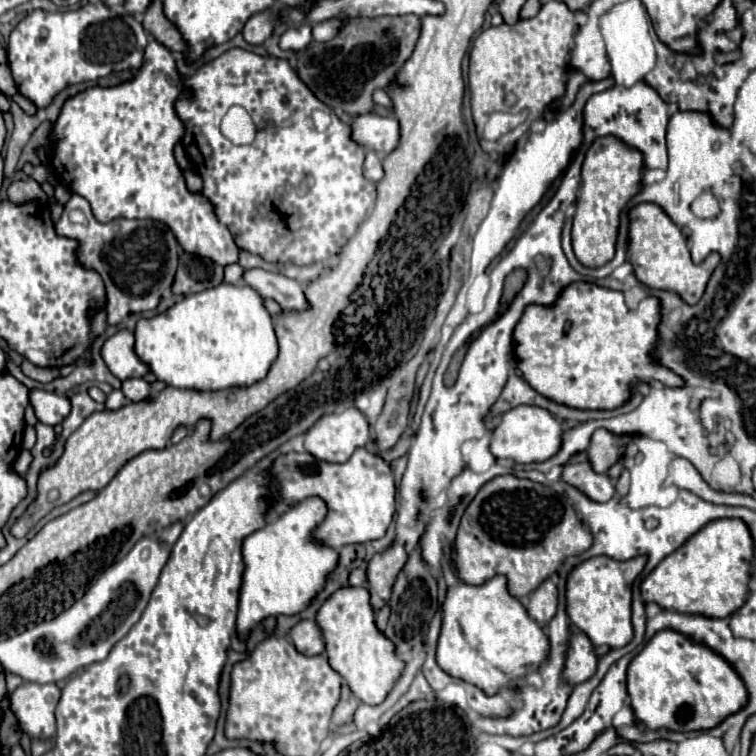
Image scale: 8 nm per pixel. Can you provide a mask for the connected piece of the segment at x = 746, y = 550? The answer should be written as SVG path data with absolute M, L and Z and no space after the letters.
M717 519L707 523L679 549L667 555L641 581L639 591L645 603L657 603L661 609L715 619L727 617L741 609L747 599L751 557L753 541L745 523L739 519Z

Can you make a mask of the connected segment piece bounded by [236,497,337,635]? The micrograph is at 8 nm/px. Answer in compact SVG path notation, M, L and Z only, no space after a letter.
M309 497L283 515L269 519L267 525L243 541L245 575L239 597L236 628L241 635L249 633L269 615L295 615L323 589L325 575L335 569L337 551L311 539L311 531L323 521L327 507L321 499Z

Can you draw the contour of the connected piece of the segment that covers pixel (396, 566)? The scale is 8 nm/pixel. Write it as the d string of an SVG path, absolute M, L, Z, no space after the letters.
M397 543L391 545L389 549L385 549L383 553L377 553L369 561L367 581L369 581L371 605L375 607L375 611L389 601L393 583L395 583L399 571L403 569L405 561L407 561L407 553L405 553L403 545L397 545Z

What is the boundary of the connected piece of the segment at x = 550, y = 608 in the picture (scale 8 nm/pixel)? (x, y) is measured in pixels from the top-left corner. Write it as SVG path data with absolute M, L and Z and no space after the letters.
M547 579L543 581L531 595L525 605L529 617L533 617L541 627L547 625L547 621L555 615L557 609L557 587Z

